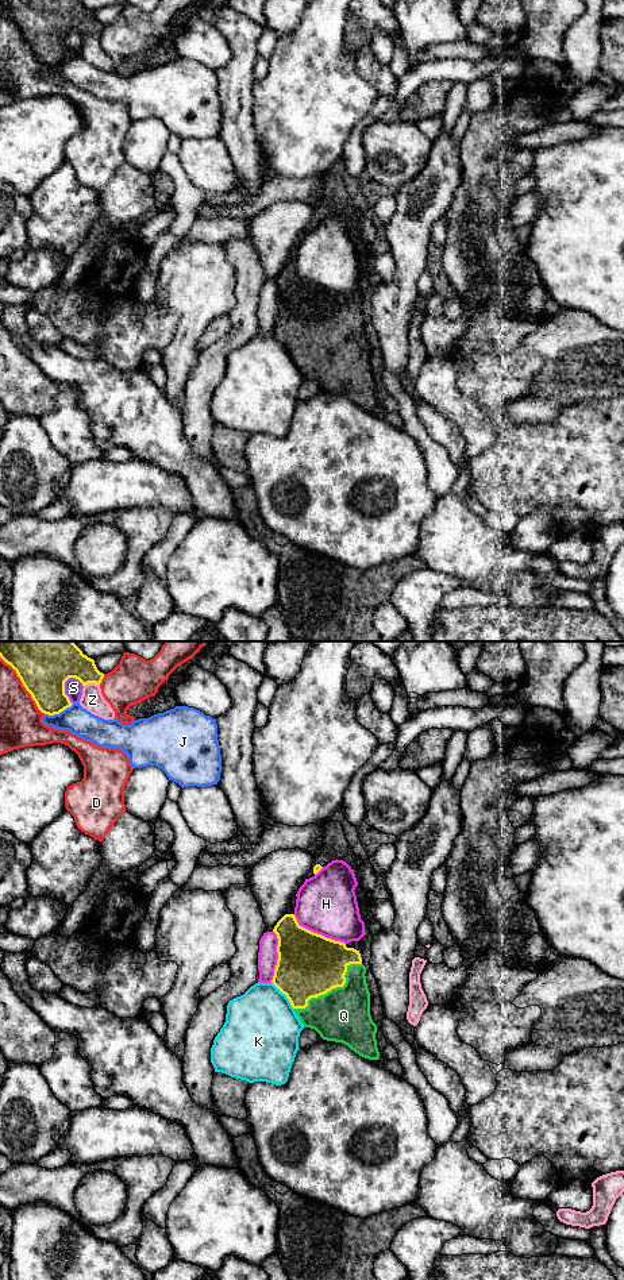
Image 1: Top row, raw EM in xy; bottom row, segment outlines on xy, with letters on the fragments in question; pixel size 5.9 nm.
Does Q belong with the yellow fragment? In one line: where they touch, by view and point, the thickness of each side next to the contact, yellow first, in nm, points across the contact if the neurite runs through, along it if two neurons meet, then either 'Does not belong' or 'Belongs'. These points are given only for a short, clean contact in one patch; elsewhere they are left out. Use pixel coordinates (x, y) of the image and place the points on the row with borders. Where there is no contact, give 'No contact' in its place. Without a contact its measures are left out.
Touches yellow at xy (332, 987). Thickness 380 nm (yellow) against 320 nm. Does not belong

